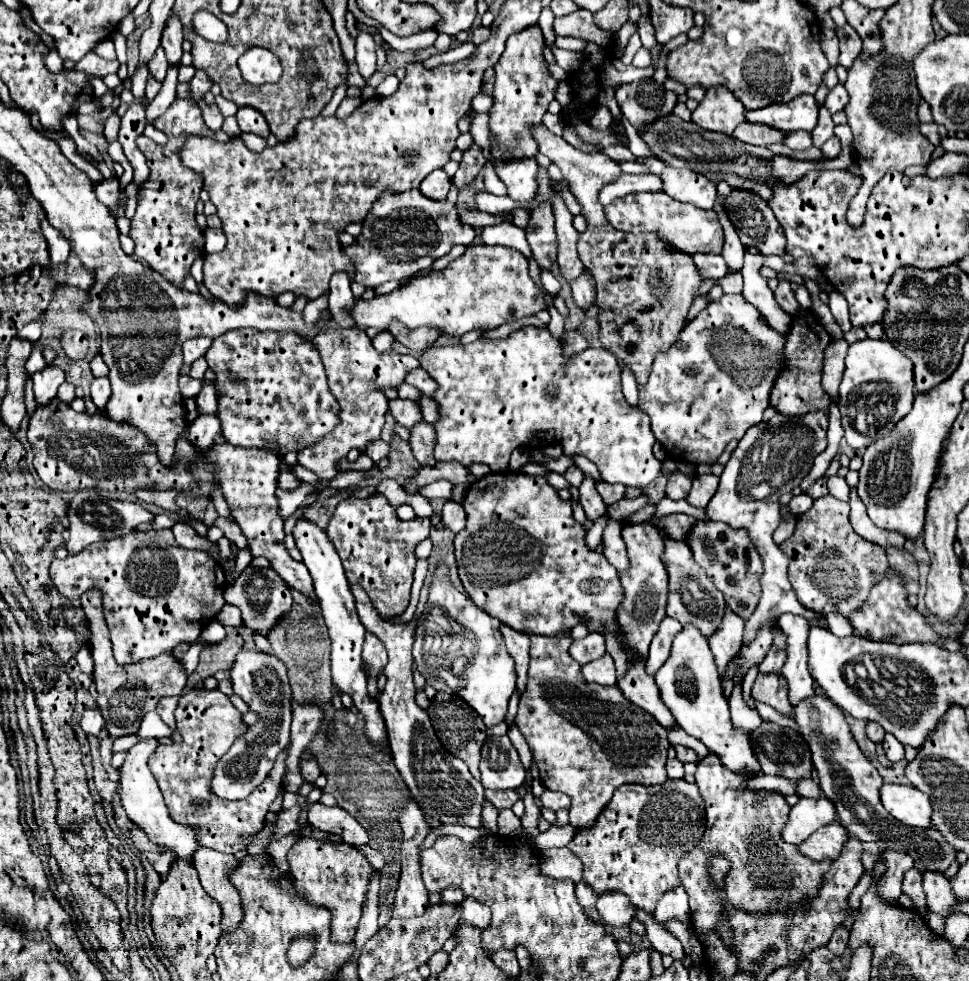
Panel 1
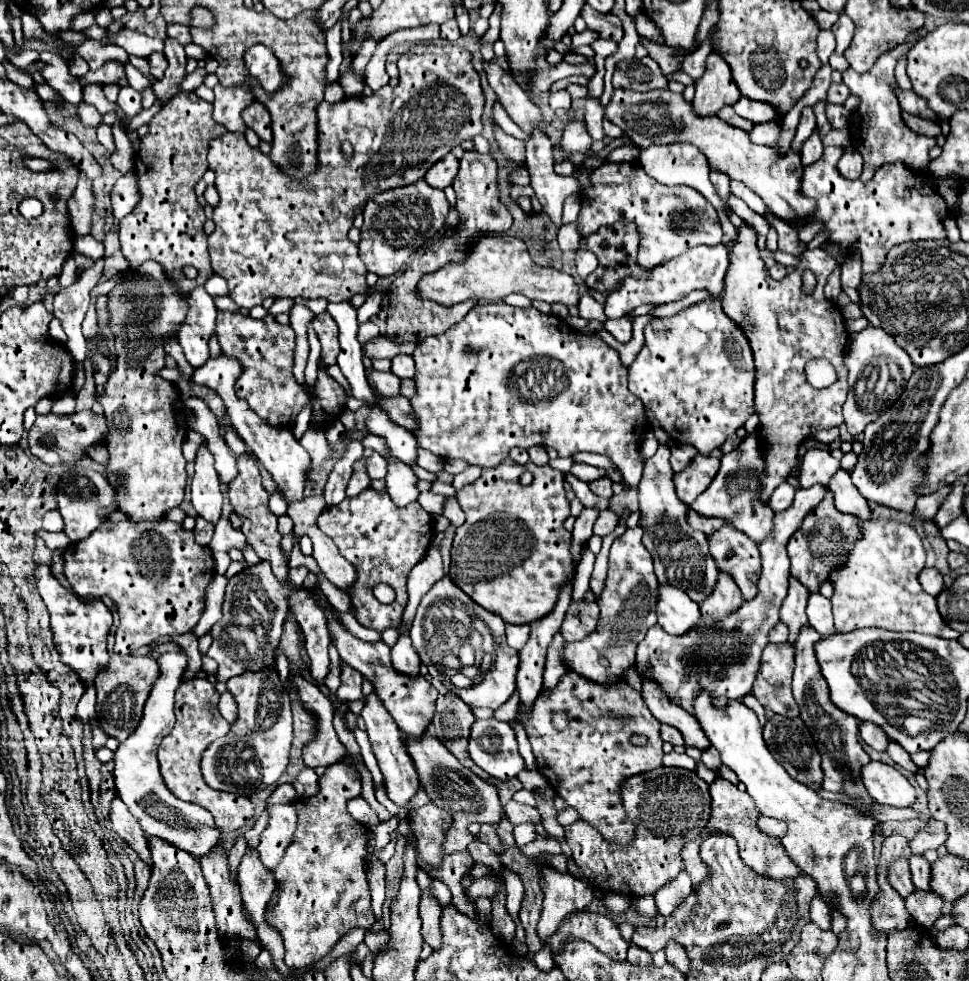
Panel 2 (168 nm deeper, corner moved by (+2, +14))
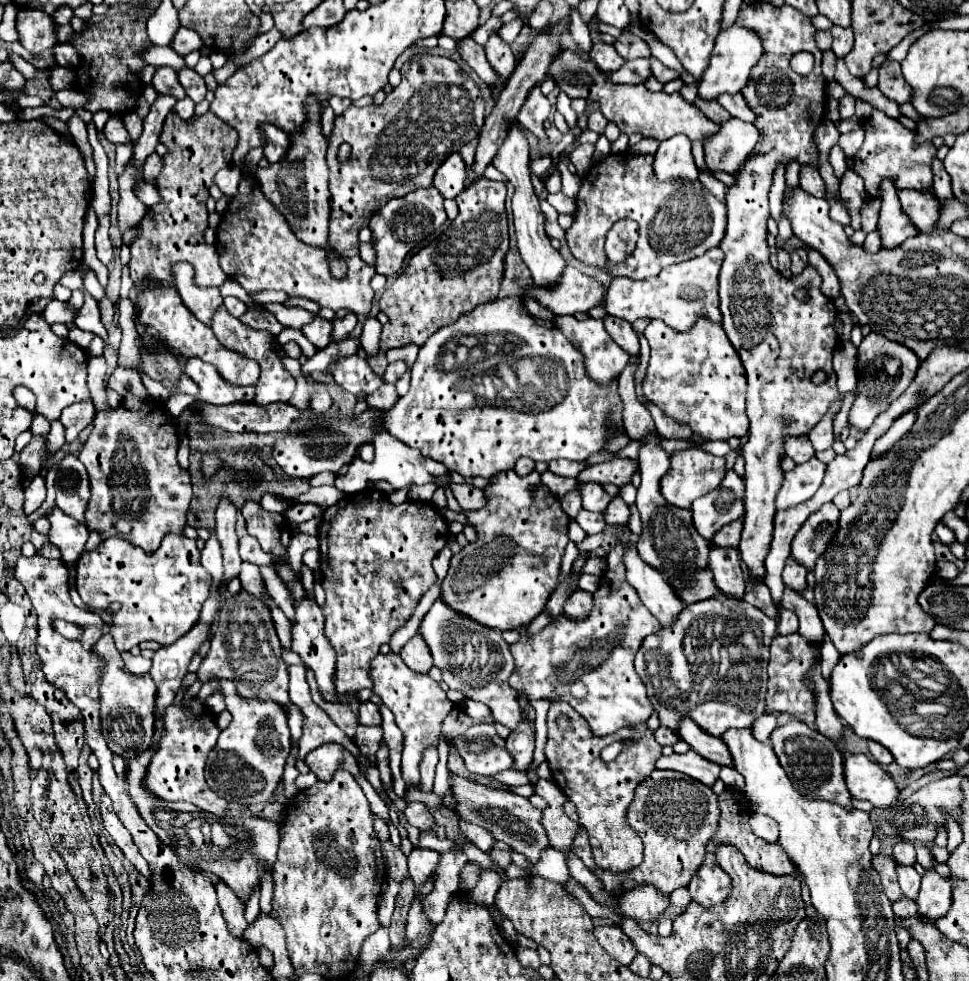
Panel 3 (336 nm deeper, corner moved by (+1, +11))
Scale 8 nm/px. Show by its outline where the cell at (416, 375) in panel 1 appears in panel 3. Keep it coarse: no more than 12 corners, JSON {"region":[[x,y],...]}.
{"region":[[403,361],[389,363],[383,375],[387,383],[395,383],[405,371]]}

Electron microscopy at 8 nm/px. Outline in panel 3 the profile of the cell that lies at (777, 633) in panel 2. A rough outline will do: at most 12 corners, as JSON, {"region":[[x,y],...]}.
{"region":[[781,611],[779,633],[797,633],[799,619],[793,611]]}

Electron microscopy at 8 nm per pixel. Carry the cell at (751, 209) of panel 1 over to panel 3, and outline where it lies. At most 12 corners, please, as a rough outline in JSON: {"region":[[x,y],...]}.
{"region":[[807,251],[791,253],[791,273],[801,275],[807,265]]}

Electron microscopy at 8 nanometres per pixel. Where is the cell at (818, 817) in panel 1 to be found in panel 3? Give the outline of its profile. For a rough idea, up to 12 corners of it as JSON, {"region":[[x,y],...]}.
{"region":[[753,813],[753,833],[769,843],[779,839],[779,825],[767,815]]}

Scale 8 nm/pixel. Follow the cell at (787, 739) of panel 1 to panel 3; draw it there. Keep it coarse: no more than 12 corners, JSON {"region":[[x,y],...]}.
{"region":[[801,721],[771,733],[803,797],[853,809],[843,755]]}

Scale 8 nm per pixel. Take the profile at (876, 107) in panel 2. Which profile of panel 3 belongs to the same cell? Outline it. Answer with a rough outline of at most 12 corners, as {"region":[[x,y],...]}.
{"region":[[873,111],[855,173],[869,197],[883,179],[933,191],[933,143]]}

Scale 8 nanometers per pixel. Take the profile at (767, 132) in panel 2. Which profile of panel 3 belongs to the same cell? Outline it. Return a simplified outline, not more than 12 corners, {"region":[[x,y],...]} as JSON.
{"region":[[737,117],[705,137],[707,167],[733,173],[759,131]]}

